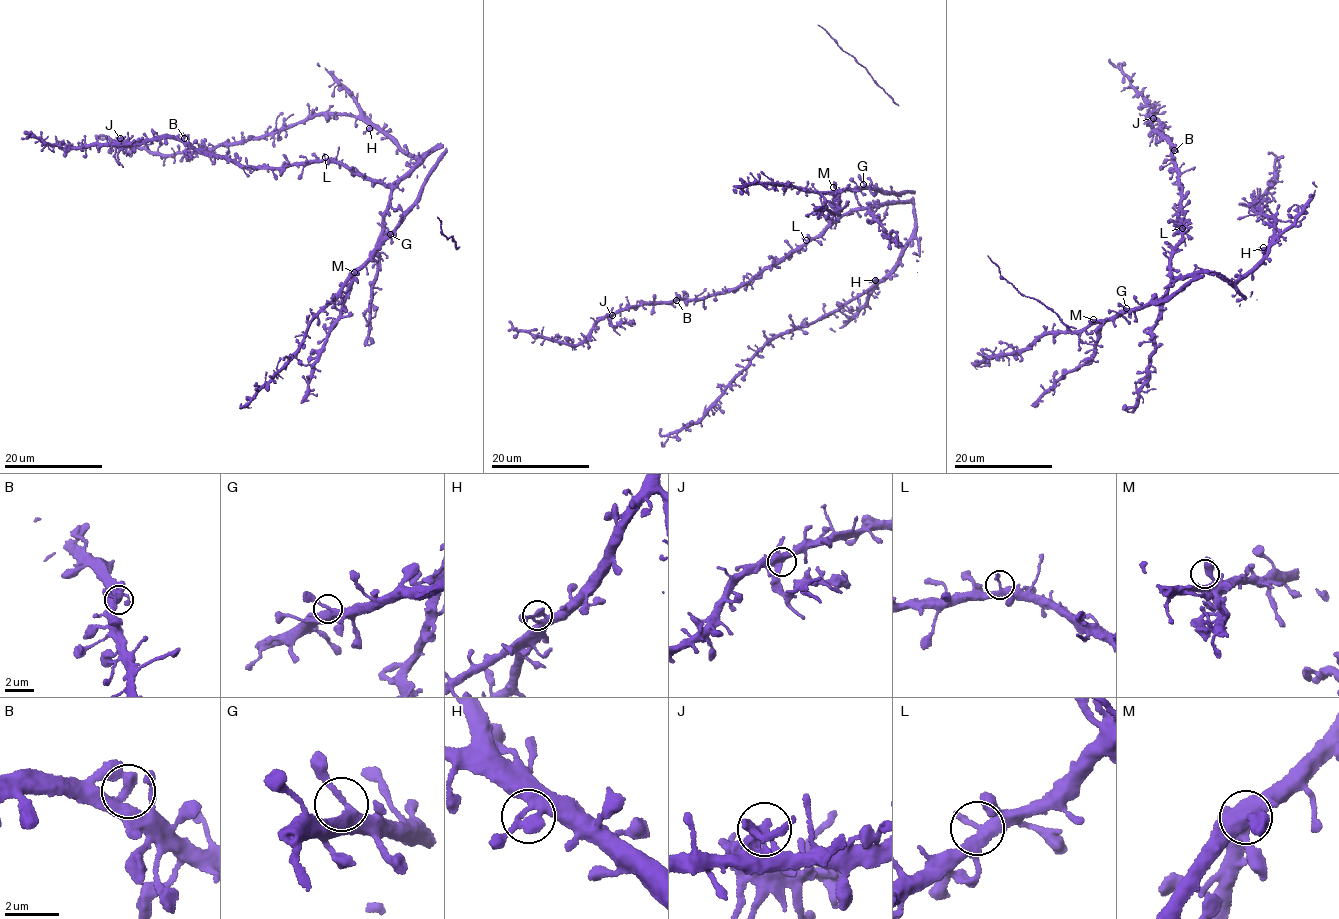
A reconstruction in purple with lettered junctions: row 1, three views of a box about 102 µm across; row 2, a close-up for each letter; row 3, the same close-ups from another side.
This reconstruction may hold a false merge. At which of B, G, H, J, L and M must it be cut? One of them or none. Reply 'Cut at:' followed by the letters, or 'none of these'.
Cut at: J

